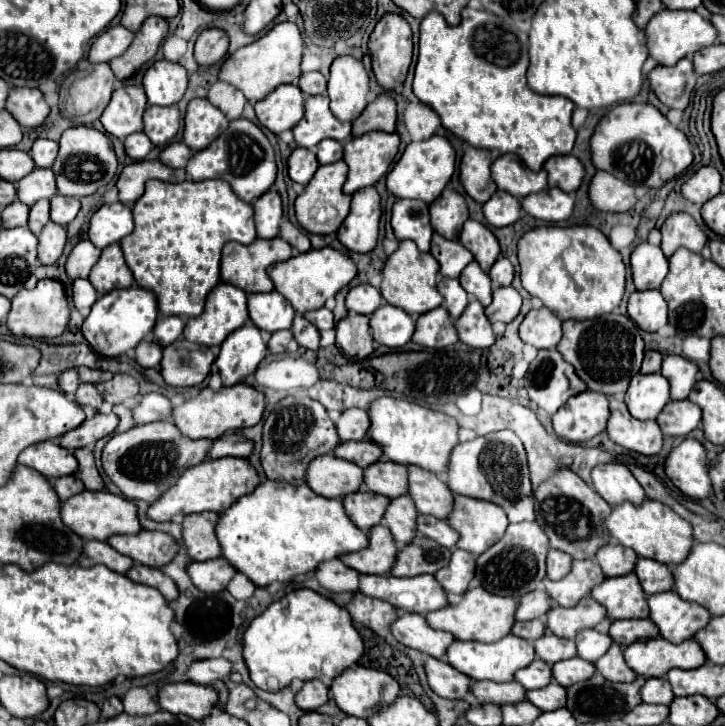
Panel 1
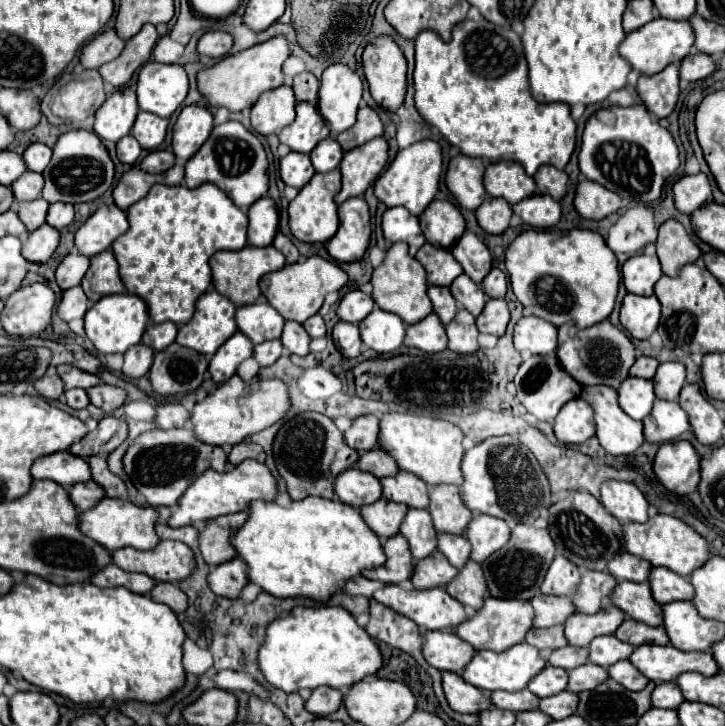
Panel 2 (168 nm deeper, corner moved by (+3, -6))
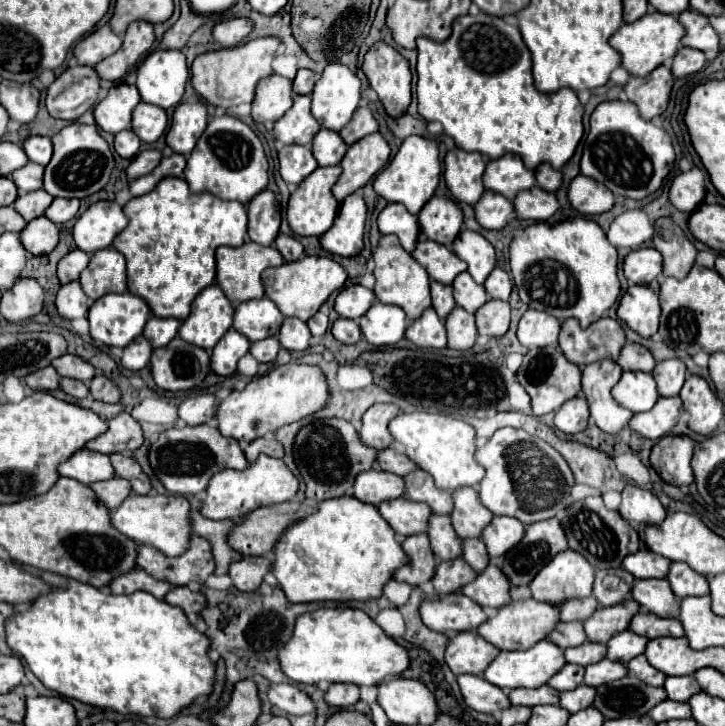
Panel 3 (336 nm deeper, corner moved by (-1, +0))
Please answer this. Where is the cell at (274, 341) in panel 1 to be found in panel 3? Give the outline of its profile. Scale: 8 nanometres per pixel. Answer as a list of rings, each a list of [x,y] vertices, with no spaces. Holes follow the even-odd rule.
[[[275,336],[271,338],[265,338],[265,340],[259,340],[259,342],[253,342],[251,344],[251,354],[257,362],[273,362],[277,352],[279,352],[279,340]]]

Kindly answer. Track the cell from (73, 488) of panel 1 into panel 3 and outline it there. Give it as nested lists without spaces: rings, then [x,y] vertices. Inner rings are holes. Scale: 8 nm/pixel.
[[[111,478],[105,482],[95,482],[95,484],[91,484],[91,490],[111,510],[115,510],[115,506],[119,506],[133,492],[129,482],[125,482],[123,478]]]

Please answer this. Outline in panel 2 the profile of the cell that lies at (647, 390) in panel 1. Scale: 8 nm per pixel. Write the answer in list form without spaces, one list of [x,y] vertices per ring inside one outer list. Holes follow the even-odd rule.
[[[629,378],[619,386],[619,406],[633,420],[643,420],[653,410],[657,400],[653,382],[645,378]]]

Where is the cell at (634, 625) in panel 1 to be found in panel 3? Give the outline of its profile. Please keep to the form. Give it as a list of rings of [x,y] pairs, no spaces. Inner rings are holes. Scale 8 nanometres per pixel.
[[[641,610],[633,620],[631,620],[631,626],[629,626],[633,632],[653,640],[653,638],[659,638],[659,636],[683,636],[683,626],[679,620],[675,618],[661,618],[657,614],[649,614],[647,610]]]

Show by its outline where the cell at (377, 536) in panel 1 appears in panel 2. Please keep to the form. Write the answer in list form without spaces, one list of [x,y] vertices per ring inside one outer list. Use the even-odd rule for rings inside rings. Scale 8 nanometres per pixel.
[[[395,534],[383,544],[383,550],[385,550],[387,562],[379,568],[363,570],[361,574],[365,578],[381,580],[385,584],[399,584],[399,582],[407,580],[413,572],[413,556],[409,552],[407,540],[401,534]]]

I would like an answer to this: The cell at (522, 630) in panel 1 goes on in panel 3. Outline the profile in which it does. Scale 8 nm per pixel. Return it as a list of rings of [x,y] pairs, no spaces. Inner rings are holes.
[[[559,622],[555,626],[555,630],[551,632],[549,640],[565,650],[565,648],[573,648],[577,644],[583,644],[587,640],[587,634],[585,634],[581,622]]]

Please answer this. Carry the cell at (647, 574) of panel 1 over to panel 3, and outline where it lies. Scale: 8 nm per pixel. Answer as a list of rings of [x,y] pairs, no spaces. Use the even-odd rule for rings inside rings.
[[[673,562],[669,576],[667,576],[673,592],[677,598],[687,598],[687,596],[705,596],[709,594],[709,584],[703,574],[697,574],[683,562]]]

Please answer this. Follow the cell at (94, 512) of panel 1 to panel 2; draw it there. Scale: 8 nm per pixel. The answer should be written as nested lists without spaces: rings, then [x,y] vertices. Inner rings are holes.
[[[101,498],[95,508],[89,508],[79,514],[79,530],[81,534],[89,536],[91,540],[97,540],[107,550],[119,550],[125,546],[137,548],[137,550],[151,550],[157,546],[159,538],[155,534],[155,520],[157,510],[149,506],[135,506],[123,498]]]

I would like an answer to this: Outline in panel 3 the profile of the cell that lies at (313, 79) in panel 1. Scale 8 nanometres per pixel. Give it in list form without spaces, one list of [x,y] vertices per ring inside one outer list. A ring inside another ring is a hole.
[[[299,70],[293,80],[293,92],[297,94],[311,94],[315,86],[315,76],[311,70]]]

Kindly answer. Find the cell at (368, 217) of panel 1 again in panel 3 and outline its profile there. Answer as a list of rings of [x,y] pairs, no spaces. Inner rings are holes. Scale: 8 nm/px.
[[[351,194],[341,202],[341,210],[333,226],[319,238],[321,248],[335,256],[355,256],[363,250],[367,206],[359,194]]]

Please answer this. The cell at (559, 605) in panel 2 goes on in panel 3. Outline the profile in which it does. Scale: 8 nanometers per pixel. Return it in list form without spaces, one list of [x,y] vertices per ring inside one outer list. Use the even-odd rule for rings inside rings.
[[[579,598],[579,600],[567,600],[559,606],[561,610],[561,622],[573,622],[573,620],[585,620],[593,616],[593,612],[599,608],[597,598]]]

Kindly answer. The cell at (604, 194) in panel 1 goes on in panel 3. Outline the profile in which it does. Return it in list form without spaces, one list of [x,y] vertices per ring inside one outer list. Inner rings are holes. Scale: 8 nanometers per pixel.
[[[583,174],[575,176],[573,182],[569,184],[567,198],[569,198],[571,206],[585,216],[603,214],[603,212],[611,210],[611,206],[615,202],[613,194],[605,186],[597,184],[593,178],[587,178]]]

